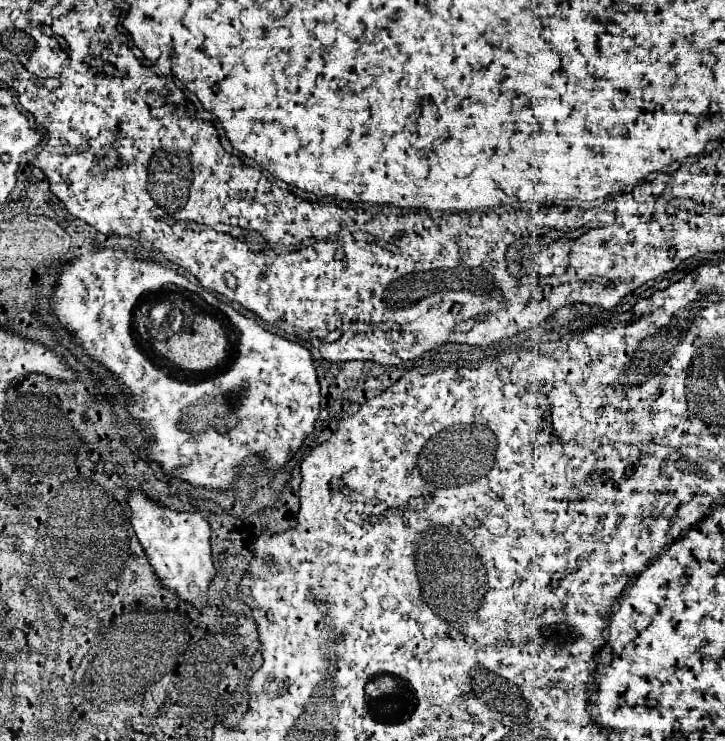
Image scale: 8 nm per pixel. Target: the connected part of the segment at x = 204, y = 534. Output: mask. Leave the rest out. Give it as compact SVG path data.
M130 490L128 506L132 510L132 528L164 586L174 590L184 602L202 608L206 604L208 584L216 574L210 556L210 526L206 518L196 512L178 512L174 508L162 506L142 490Z

